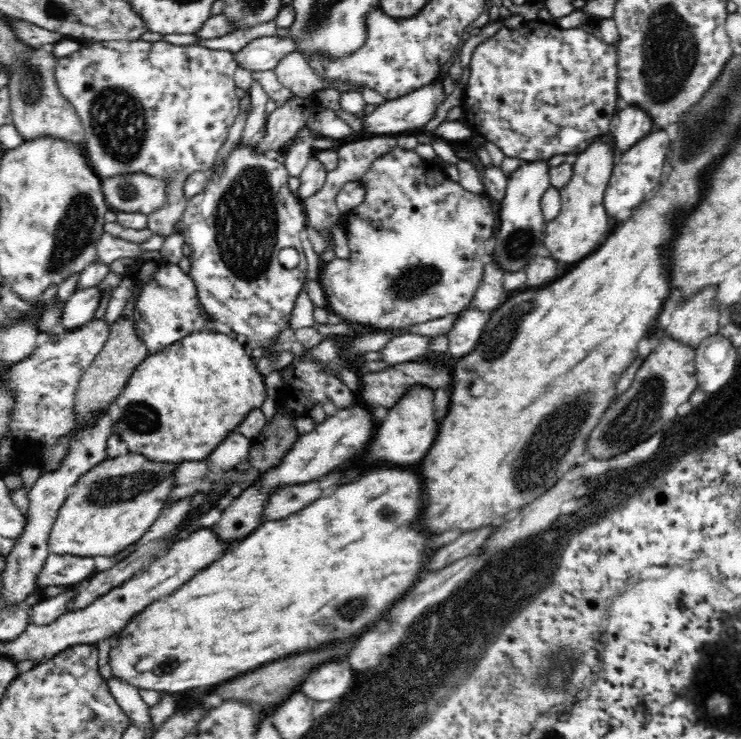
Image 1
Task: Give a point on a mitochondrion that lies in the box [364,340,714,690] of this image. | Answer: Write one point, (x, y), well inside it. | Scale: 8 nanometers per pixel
(553, 440)

